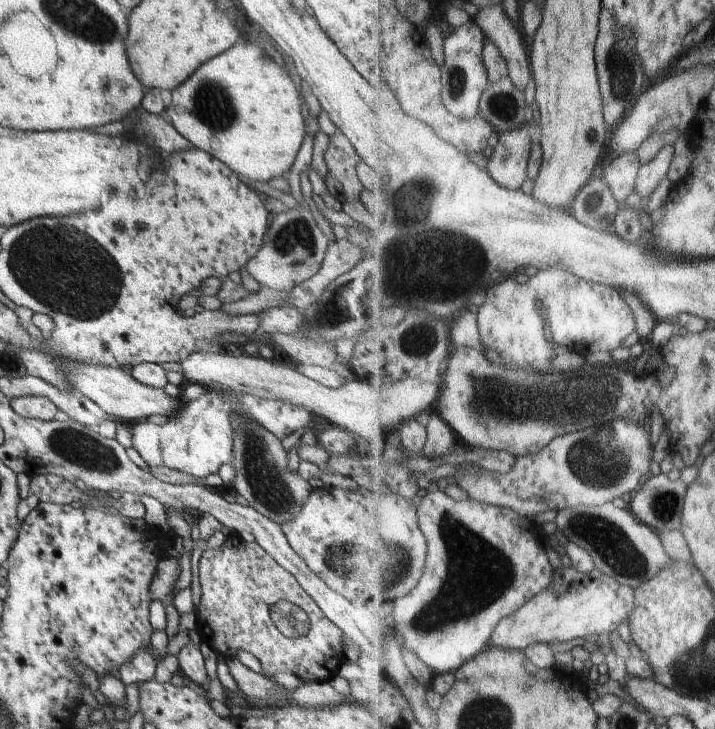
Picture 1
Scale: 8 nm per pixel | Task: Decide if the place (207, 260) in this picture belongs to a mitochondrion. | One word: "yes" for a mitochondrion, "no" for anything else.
no

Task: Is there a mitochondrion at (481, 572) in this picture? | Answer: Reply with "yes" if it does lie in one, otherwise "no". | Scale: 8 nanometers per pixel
yes

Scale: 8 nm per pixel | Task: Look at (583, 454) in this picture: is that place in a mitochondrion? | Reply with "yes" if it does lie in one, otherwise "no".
yes

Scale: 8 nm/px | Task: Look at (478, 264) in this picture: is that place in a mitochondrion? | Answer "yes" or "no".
no

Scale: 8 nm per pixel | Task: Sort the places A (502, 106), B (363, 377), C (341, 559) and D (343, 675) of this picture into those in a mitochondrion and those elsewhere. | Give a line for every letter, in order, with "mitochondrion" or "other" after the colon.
A: mitochondrion
B: other
C: mitochondrion
D: other

